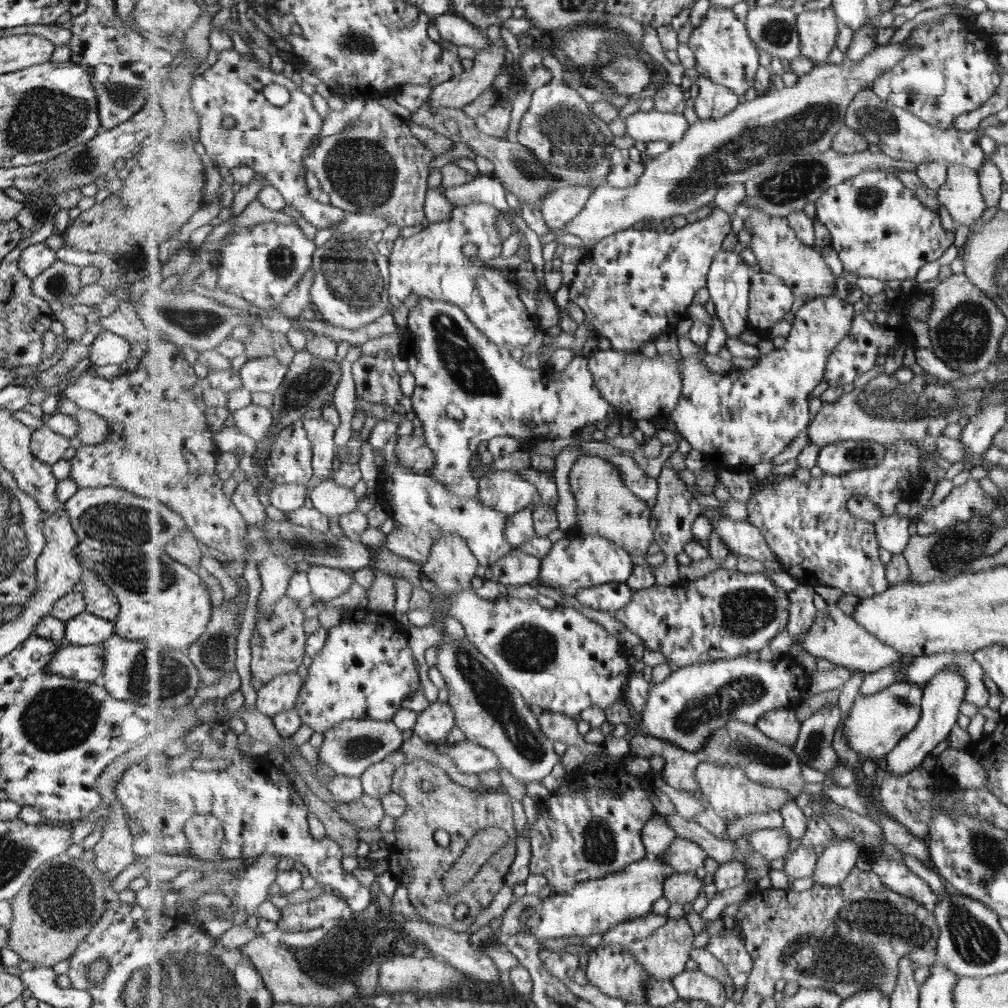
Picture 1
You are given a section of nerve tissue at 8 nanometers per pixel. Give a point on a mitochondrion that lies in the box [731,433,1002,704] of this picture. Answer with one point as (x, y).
(957, 548)

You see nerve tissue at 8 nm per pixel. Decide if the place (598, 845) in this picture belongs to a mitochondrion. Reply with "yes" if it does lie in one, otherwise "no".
yes

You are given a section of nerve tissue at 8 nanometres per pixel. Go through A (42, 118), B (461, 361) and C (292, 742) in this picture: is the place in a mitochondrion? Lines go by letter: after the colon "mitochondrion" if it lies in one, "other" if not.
A: mitochondrion
B: mitochondrion
C: other

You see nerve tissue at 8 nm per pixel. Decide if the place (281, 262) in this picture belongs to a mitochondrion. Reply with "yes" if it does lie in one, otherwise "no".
yes

